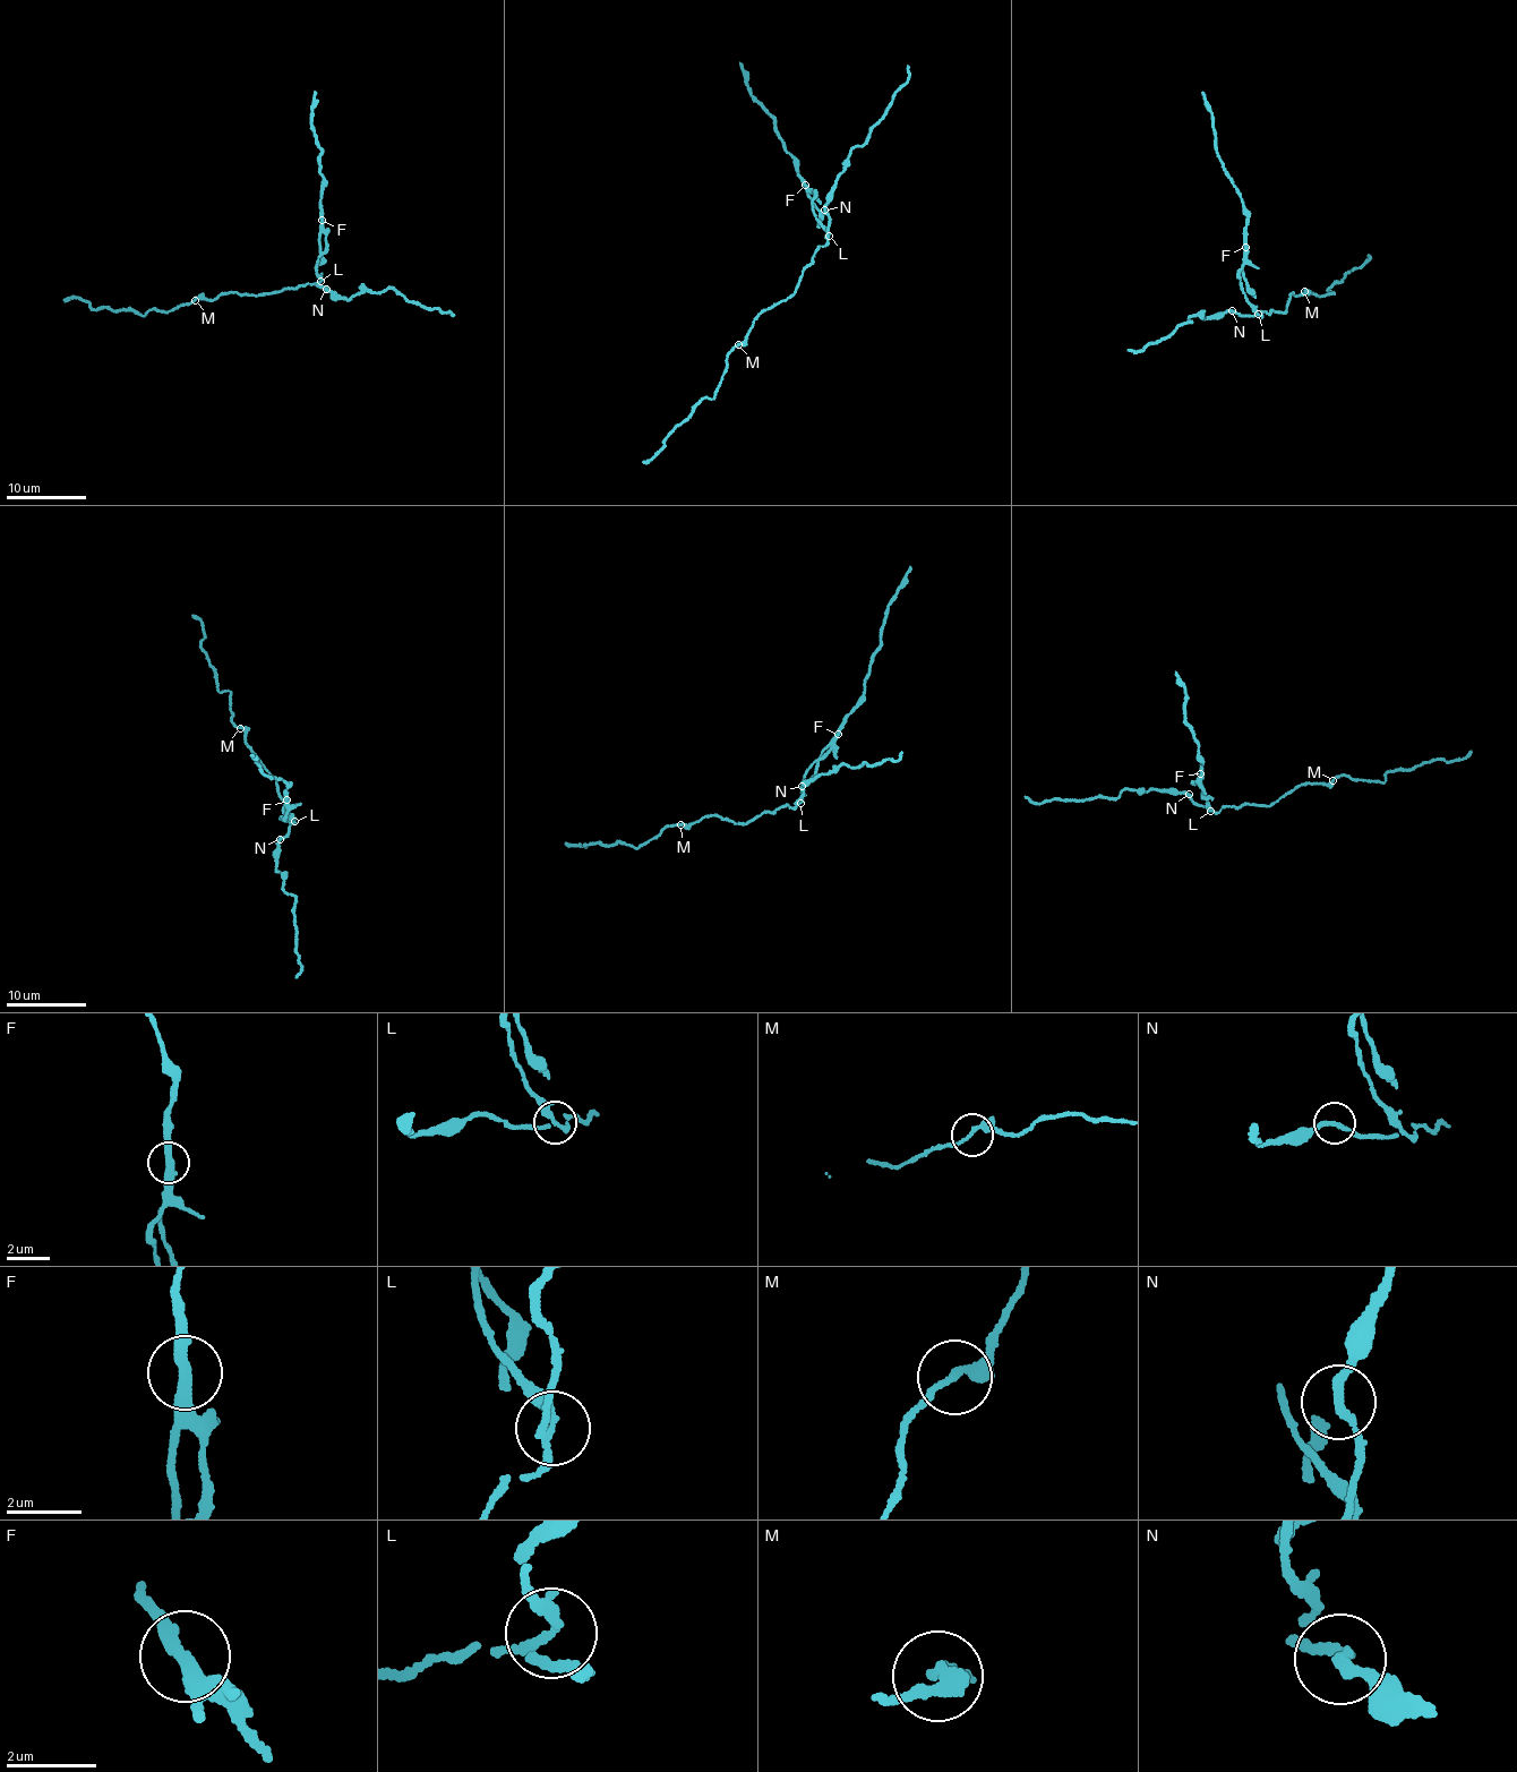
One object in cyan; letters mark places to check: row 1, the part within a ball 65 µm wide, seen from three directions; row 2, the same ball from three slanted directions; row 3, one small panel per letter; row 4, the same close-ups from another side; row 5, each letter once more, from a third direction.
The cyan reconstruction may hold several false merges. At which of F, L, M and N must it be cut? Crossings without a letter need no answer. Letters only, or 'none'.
F, L

